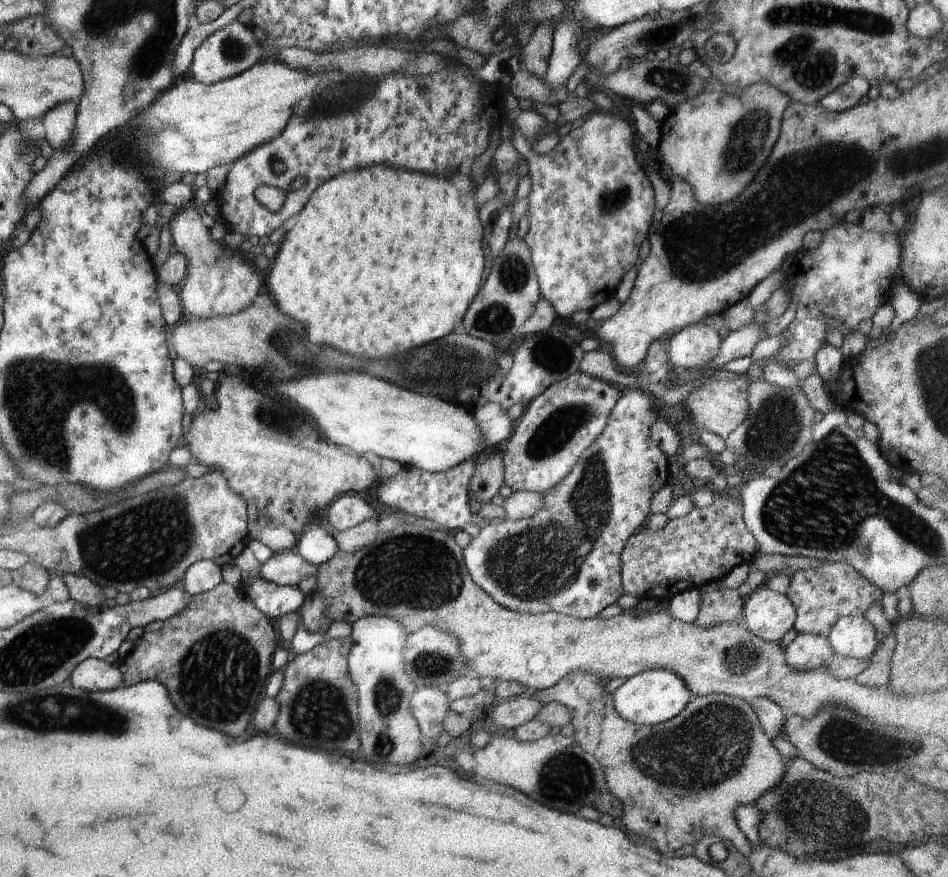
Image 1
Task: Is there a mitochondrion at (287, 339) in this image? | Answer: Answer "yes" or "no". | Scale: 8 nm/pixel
yes

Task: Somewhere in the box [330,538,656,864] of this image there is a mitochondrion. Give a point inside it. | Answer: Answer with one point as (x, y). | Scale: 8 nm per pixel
(562, 779)

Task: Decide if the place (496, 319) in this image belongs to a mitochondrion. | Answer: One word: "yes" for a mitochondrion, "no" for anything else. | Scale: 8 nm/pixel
yes

